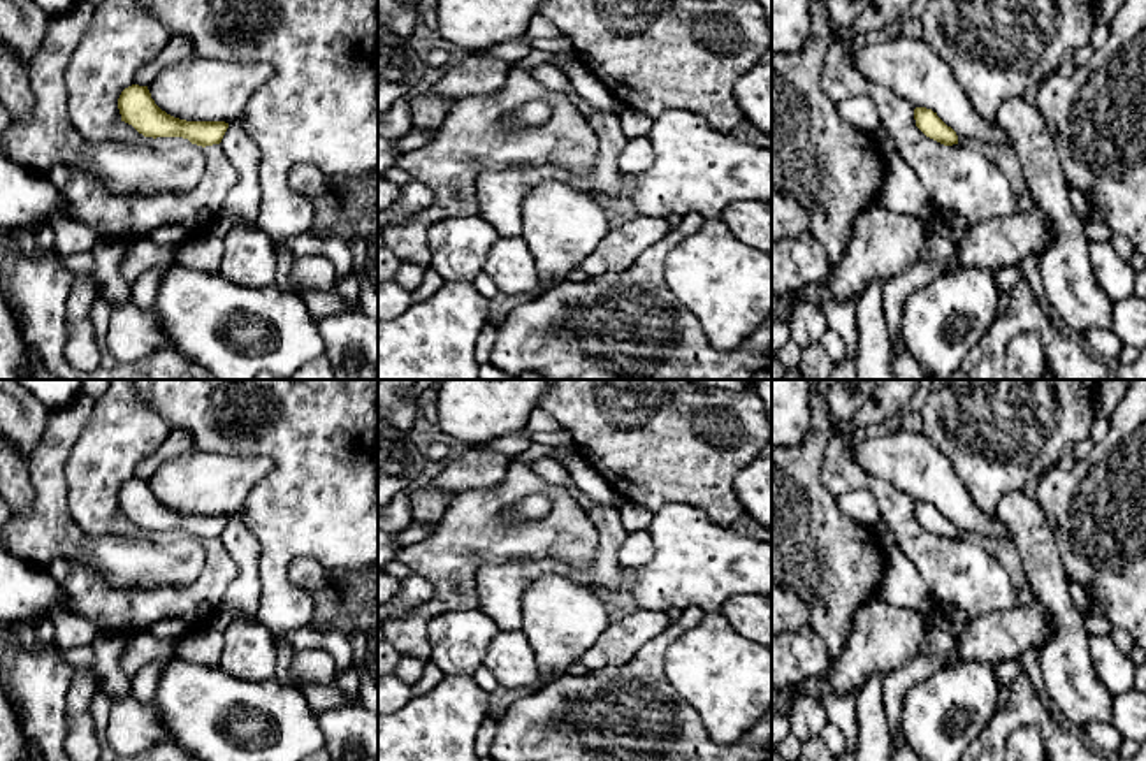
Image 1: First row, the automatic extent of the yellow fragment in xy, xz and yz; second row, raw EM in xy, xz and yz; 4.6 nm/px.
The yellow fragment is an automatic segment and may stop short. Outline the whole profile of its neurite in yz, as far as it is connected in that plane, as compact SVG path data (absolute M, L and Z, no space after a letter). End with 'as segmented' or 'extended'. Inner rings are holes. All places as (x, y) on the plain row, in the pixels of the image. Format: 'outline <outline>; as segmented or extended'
outline M916 501L914 503L914 513L916 520L930 533L944 538L944 540L953 540L958 538L958 529L956 525L947 520L937 506L926 501Z; as segmented

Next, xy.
outline M132 478L118 492L121 515L132 518L144 531L183 531L197 540L220 538L228 517L225 515L186 515L162 504L148 480Z; as segmented

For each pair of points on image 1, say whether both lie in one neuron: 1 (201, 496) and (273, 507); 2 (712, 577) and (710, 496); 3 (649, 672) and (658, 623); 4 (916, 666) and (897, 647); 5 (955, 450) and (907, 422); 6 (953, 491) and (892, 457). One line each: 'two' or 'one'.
1: two
2: two
3: two
4: two
5: two
6: one

